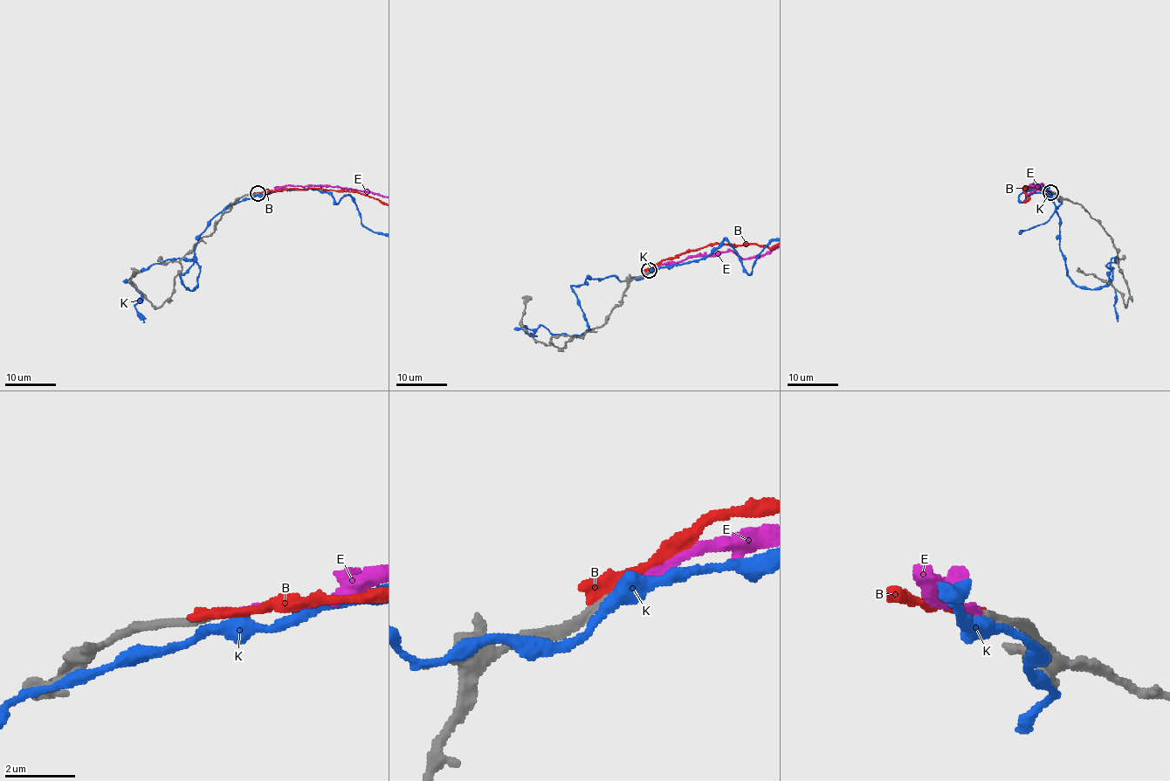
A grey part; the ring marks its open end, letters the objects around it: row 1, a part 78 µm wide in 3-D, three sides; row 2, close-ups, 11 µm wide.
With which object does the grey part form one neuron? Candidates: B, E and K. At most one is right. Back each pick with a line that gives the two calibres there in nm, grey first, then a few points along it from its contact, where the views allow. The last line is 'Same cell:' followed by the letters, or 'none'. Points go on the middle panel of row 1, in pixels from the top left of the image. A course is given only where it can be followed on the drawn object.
E: 240/180 nm
Same cell: E

